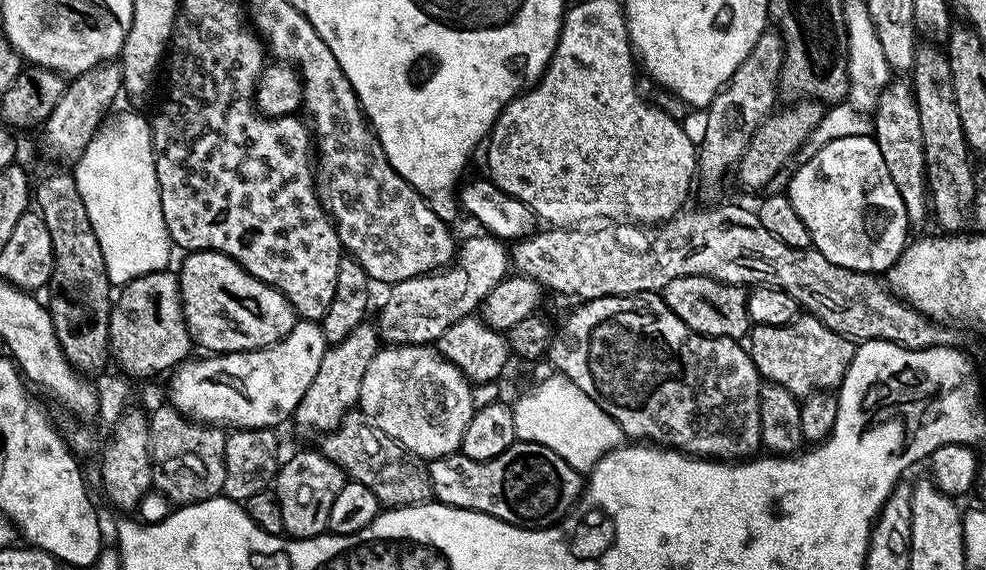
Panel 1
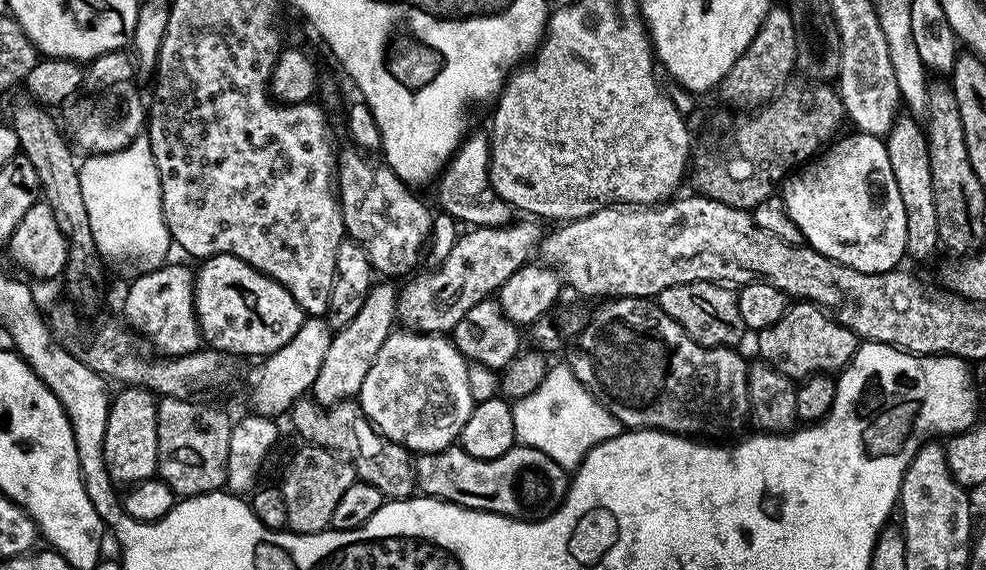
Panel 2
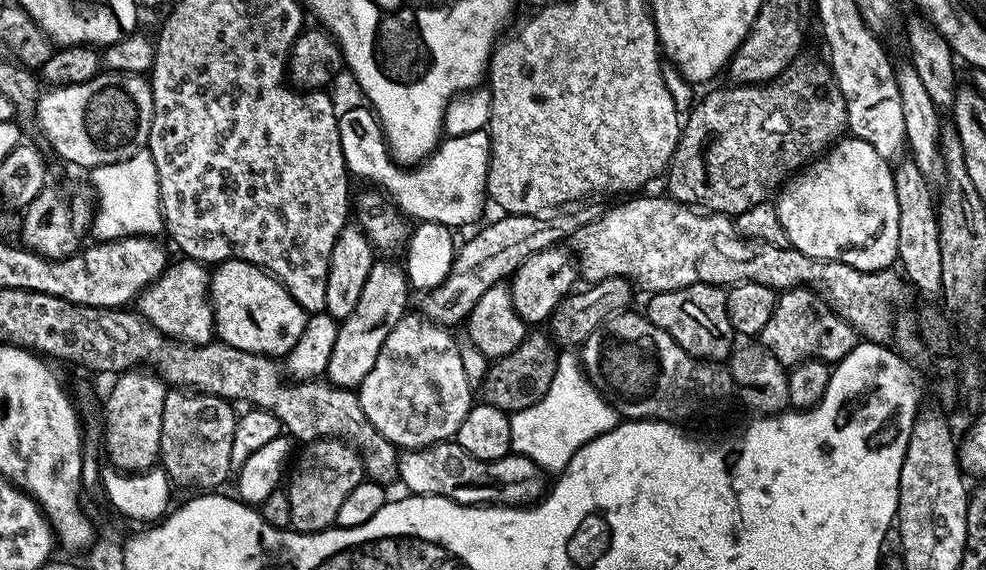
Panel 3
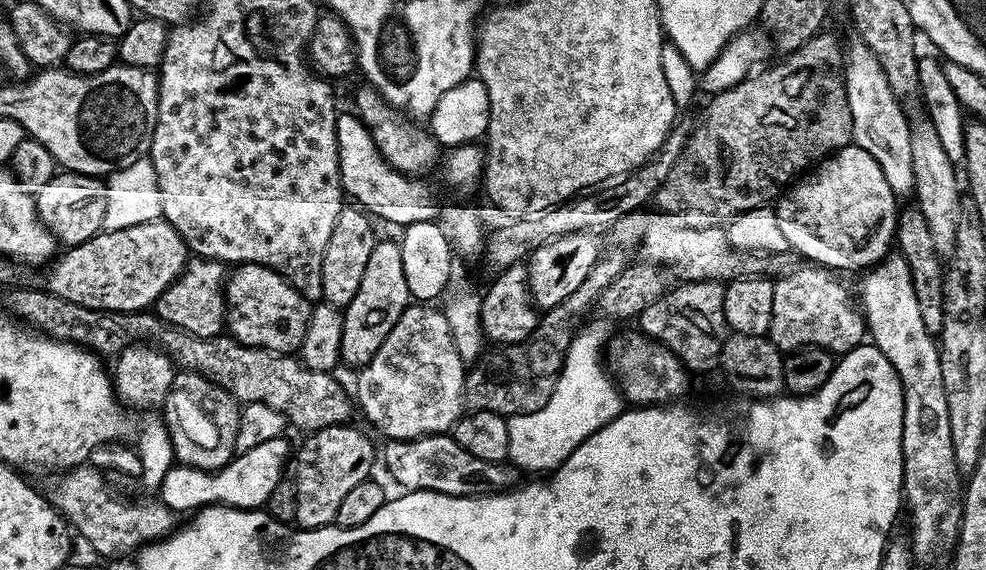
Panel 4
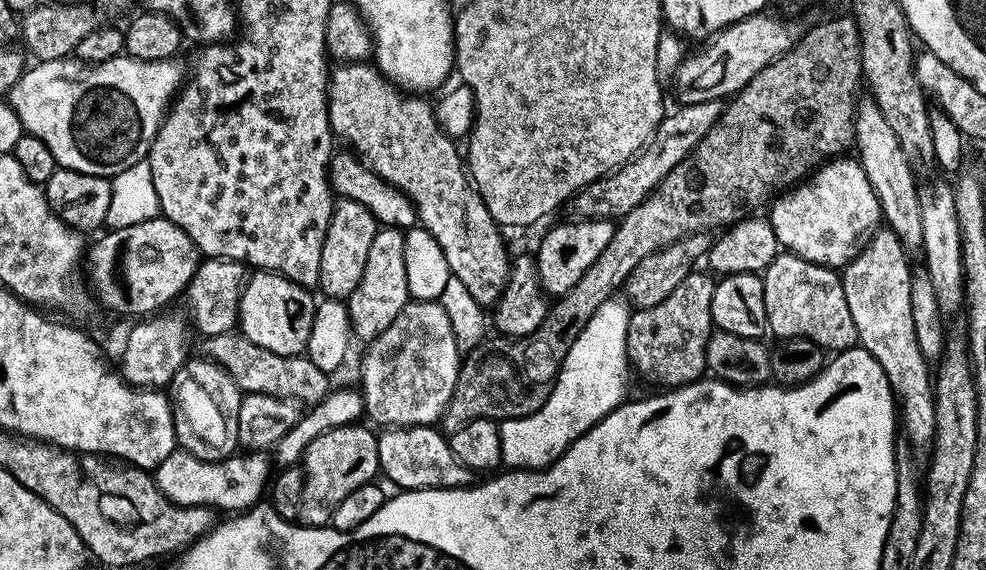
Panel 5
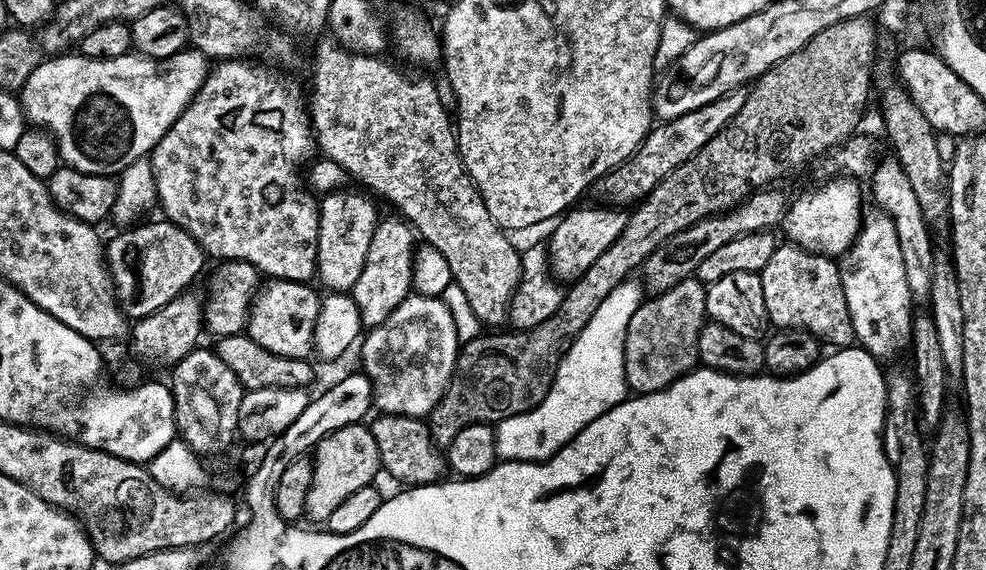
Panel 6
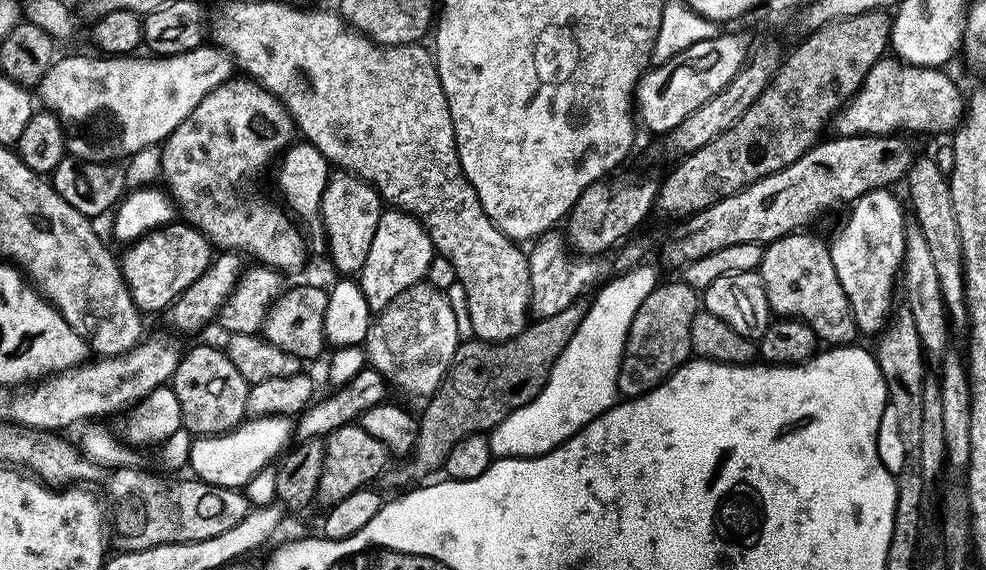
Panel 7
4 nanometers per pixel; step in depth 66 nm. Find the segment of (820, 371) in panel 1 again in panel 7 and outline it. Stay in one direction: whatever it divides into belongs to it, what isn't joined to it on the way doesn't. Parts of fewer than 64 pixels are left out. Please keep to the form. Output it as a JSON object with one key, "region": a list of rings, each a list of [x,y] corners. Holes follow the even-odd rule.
{"region":[[[789,234],[773,240],[764,248],[764,257],[759,266],[760,277],[766,290],[768,305],[773,313],[780,318],[801,320],[810,330],[814,330],[817,341],[828,346],[848,346],[858,336],[856,319],[852,313],[850,302],[846,298],[846,290],[842,290],[842,282],[838,282],[838,274],[834,270],[834,262],[829,245],[815,240],[812,236],[800,236],[804,234]]]}

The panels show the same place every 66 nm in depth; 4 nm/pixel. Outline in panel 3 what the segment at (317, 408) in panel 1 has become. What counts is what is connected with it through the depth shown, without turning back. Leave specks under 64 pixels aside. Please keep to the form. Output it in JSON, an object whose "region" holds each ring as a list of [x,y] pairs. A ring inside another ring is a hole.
{"region":[[[373,263],[366,284],[362,286],[362,296],[358,304],[345,320],[339,321],[334,338],[334,351],[330,353],[327,379],[341,388],[355,389],[374,370],[374,362],[378,362],[378,354],[394,326],[404,315],[408,304],[410,285],[404,269],[399,263]]]}

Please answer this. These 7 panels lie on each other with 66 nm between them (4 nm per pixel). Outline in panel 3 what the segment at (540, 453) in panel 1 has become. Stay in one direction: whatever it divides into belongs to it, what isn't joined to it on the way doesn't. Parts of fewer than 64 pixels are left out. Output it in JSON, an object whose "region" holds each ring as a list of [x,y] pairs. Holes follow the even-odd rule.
{"region":[[[455,442],[427,444],[425,448],[406,448],[396,457],[399,483],[404,483],[409,493],[418,496],[445,496],[459,504],[477,506],[528,506],[545,495],[546,473],[530,458],[509,454],[497,460],[479,460],[474,454],[466,454],[462,446]]]}

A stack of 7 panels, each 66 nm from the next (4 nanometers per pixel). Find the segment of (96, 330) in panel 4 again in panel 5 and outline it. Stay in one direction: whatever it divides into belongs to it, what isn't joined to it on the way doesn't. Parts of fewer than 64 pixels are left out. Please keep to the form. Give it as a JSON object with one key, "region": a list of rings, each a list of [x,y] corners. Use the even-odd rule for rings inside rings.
{"region":[[[236,330],[207,337],[203,343],[203,355],[219,368],[225,368],[229,378],[235,382],[241,393],[261,392],[264,396],[291,398],[296,402],[305,400],[305,405],[311,406],[323,400],[330,391],[329,373],[318,370],[318,366],[314,366],[314,362],[308,359],[307,355],[274,354],[274,350],[266,350],[250,342]]]}

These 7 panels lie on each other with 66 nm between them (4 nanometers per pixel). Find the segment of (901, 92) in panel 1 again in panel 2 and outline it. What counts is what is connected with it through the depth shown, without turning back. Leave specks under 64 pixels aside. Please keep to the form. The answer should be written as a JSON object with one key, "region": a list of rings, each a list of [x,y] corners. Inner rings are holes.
{"region":[[[900,114],[892,121],[890,130],[883,137],[886,154],[890,158],[890,170],[894,170],[894,182],[898,182],[898,194],[902,194],[902,206],[906,209],[906,252],[916,260],[928,260],[940,244],[938,214],[934,214],[934,182],[930,178],[930,154],[928,140],[917,117]]]}

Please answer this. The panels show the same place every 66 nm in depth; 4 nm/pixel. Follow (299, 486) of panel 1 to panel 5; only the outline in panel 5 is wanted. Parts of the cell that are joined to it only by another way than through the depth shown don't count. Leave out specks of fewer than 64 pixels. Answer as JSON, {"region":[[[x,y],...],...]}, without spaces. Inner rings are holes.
{"region":[[[363,423],[343,424],[340,428],[331,428],[329,432],[323,432],[304,451],[302,467],[304,469],[304,485],[302,486],[302,510],[300,511],[299,523],[309,528],[323,528],[331,525],[334,510],[342,503],[346,494],[358,490],[358,486],[367,484],[377,479],[380,472],[380,459],[378,458],[377,433],[363,428]]]}

